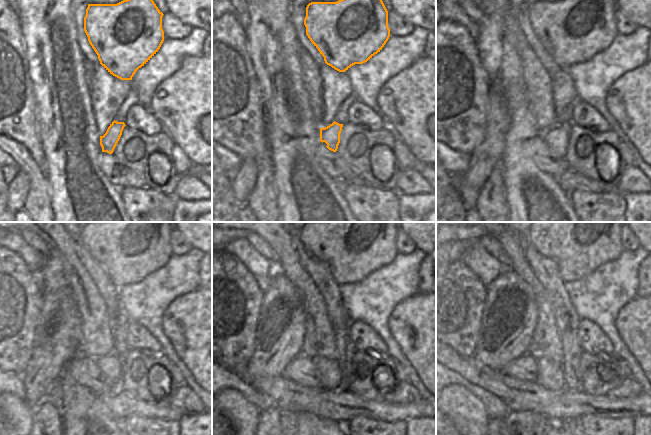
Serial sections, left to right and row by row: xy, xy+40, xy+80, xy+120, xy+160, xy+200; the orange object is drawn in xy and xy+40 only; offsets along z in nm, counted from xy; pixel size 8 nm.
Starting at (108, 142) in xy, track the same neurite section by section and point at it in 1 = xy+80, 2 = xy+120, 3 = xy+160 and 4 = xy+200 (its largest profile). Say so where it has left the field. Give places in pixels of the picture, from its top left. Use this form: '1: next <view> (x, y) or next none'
1: next xy+80 (557, 135)
2: next xy+120 (111, 364)
3: next xy+160 (333, 367)
4: next xy+200 (556, 367)

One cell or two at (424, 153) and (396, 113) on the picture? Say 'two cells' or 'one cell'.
one cell

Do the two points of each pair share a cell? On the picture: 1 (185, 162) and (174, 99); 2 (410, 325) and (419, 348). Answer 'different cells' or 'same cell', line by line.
1: different cells
2: same cell

